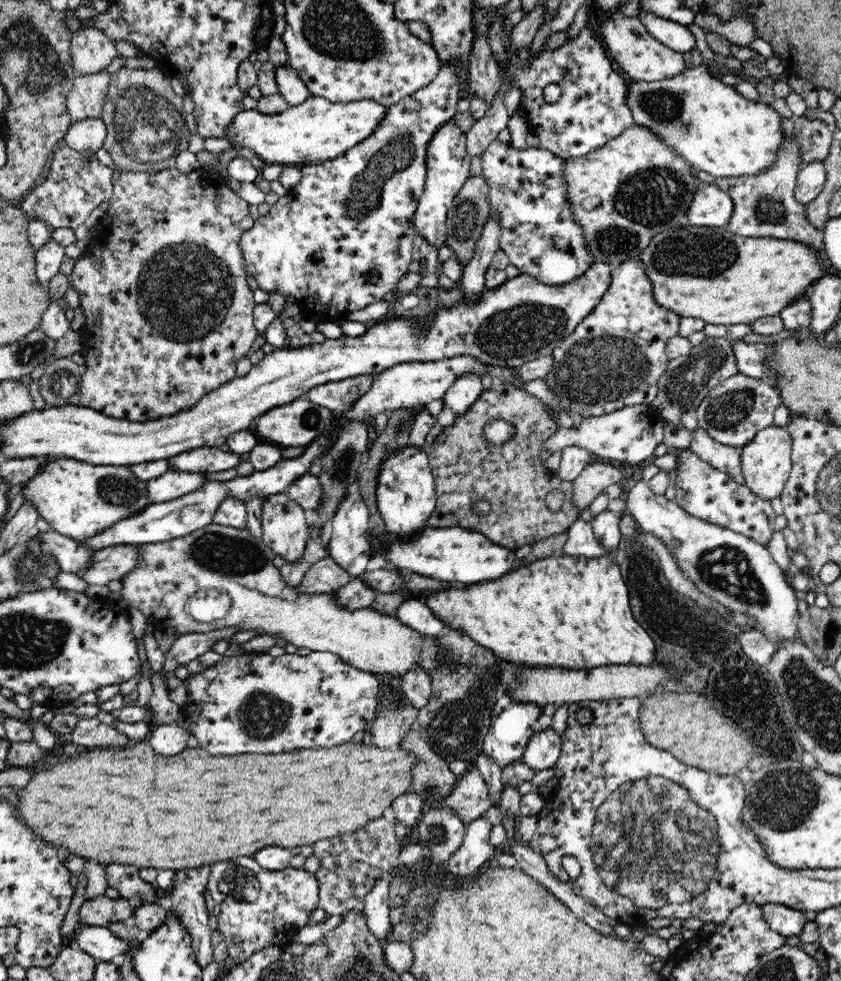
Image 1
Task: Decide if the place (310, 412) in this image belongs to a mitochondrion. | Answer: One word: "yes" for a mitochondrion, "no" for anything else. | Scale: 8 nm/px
yes

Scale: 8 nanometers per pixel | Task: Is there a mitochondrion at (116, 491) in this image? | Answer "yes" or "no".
yes

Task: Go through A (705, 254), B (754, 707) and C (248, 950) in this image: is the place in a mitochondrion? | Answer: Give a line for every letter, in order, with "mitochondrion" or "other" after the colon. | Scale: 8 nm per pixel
A: mitochondrion
B: mitochondrion
C: other

